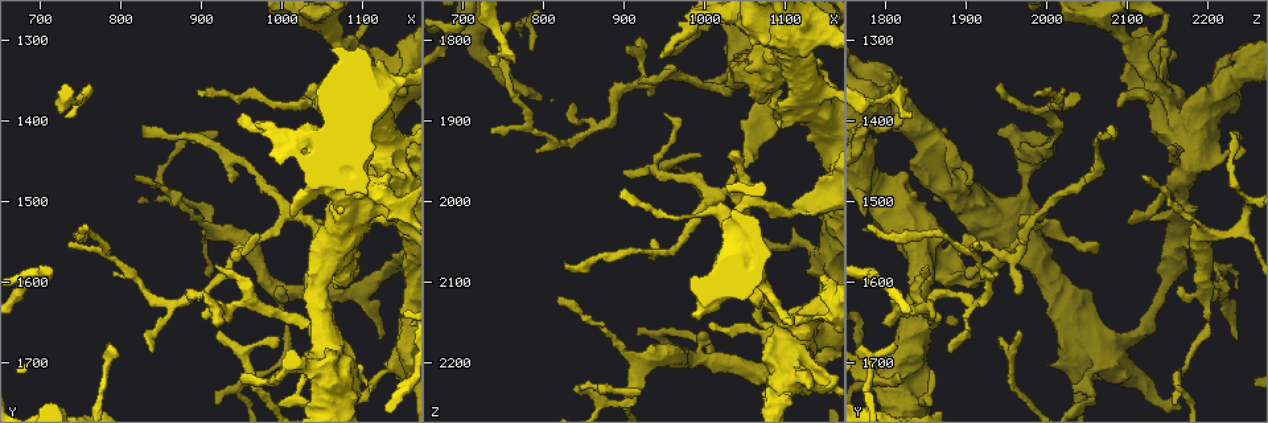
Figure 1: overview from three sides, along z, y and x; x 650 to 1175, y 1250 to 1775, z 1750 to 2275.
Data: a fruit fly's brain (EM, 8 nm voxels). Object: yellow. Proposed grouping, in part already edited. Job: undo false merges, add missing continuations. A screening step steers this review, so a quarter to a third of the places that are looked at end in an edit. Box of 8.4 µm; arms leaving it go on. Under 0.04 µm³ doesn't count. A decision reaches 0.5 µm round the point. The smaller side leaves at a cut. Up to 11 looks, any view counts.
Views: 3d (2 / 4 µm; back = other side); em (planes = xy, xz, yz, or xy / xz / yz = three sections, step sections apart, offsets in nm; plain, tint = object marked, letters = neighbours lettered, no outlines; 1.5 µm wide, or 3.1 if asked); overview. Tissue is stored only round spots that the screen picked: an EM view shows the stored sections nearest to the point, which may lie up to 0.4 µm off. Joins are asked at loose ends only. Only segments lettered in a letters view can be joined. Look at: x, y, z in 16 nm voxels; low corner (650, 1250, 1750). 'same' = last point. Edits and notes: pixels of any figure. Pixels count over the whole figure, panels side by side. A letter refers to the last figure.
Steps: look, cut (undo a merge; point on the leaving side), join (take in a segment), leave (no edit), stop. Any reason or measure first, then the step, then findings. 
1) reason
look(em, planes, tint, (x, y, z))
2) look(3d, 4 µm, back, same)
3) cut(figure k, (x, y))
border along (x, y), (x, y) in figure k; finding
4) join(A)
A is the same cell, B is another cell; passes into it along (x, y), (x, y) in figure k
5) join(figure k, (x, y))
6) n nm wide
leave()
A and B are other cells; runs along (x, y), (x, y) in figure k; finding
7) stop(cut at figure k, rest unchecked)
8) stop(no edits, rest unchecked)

an open end
look(em, planes, letters, (935, 1465, 2045))

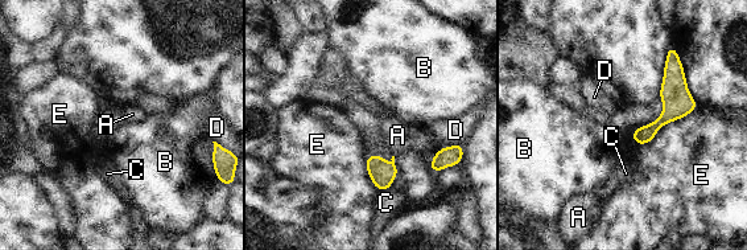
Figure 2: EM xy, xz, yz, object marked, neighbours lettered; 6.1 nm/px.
E touches over 460 nm
leave()
A, B, C, D and E are other cells; runs along (669, 60), (672, 109), (639, 140) in figure 2; no lettered segment goes on from it

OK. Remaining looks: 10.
look(3d, 4 µm, (1040, 1355, 1940))

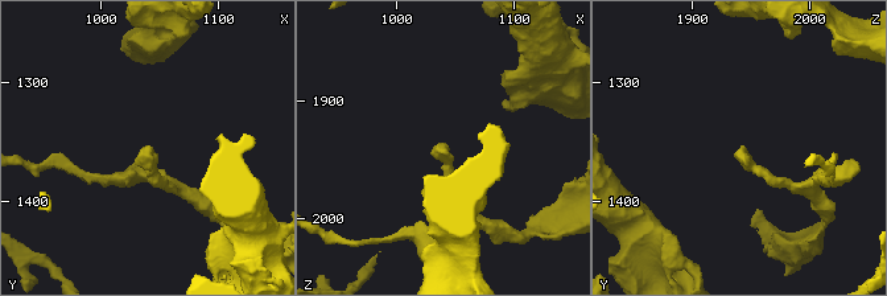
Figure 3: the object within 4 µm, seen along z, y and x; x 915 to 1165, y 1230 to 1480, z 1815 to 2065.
shape alone is not enough
look(em, planes, plain, (1040, 1354, 1942))

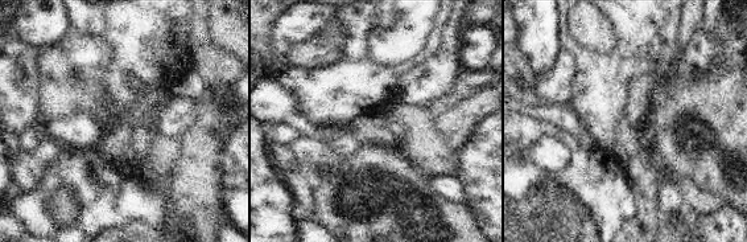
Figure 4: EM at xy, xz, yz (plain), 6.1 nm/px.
look(em, planes, letters, same)

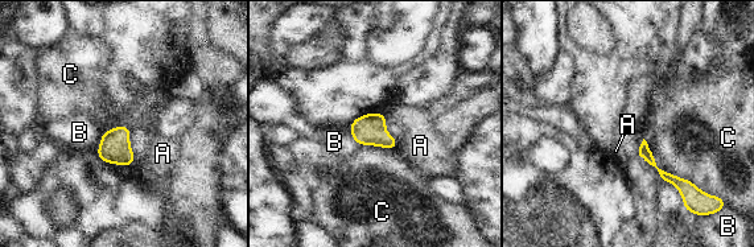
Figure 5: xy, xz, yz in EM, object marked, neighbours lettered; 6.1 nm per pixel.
190 nm wide
leave()
A, B and C are other cells; runs along (643, 147), (652, 164), (679, 184) in figure 5; no lettered segment goes on from it

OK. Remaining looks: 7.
thin end
look(3d, 2 µm, (900, 1615, 1960))

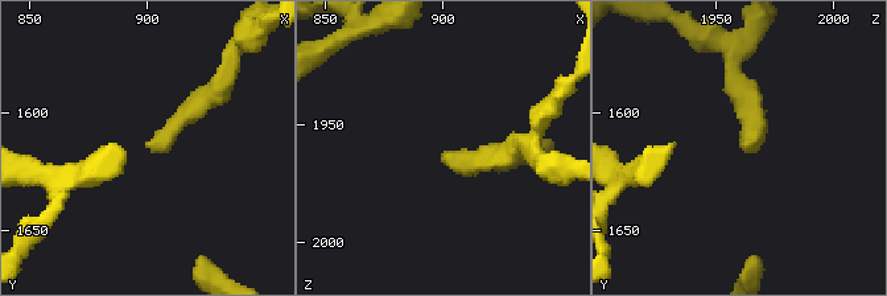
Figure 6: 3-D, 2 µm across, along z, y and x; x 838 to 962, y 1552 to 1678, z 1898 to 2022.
look(em, yz, step 4, letters, (900, 1615, 1962))

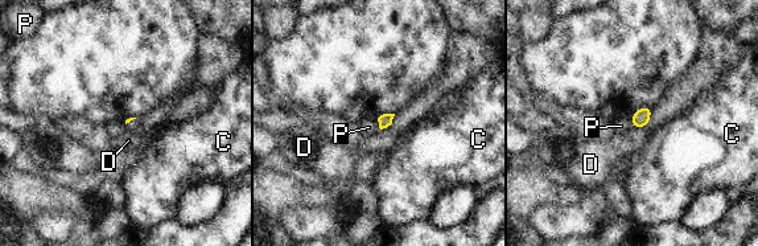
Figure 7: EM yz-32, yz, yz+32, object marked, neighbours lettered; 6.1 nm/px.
cut it another way
look(em, planes, letters, same)

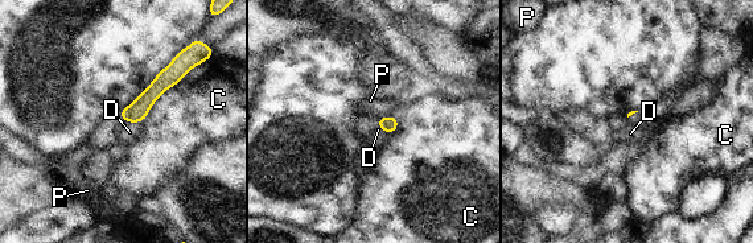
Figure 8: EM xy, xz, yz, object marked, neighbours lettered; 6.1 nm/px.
C touches over 480 nm
leave()
C, D and P are other cells; none of them fits

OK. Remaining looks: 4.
tapers out
look(em, xz, step 8, letters, (735, 1550, 1910))

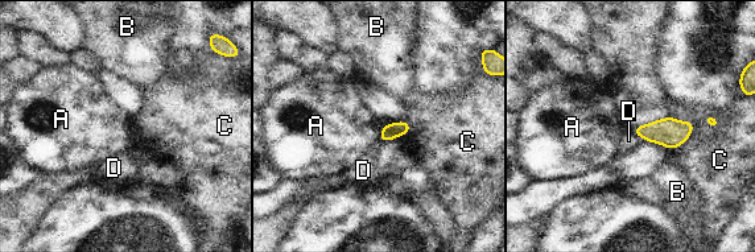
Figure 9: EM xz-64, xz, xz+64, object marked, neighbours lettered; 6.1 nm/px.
C touches over 240 nm
leave()
A, B, C and D are other cells; none of them fits

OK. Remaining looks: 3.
stop(no edits, rest unchecked)

